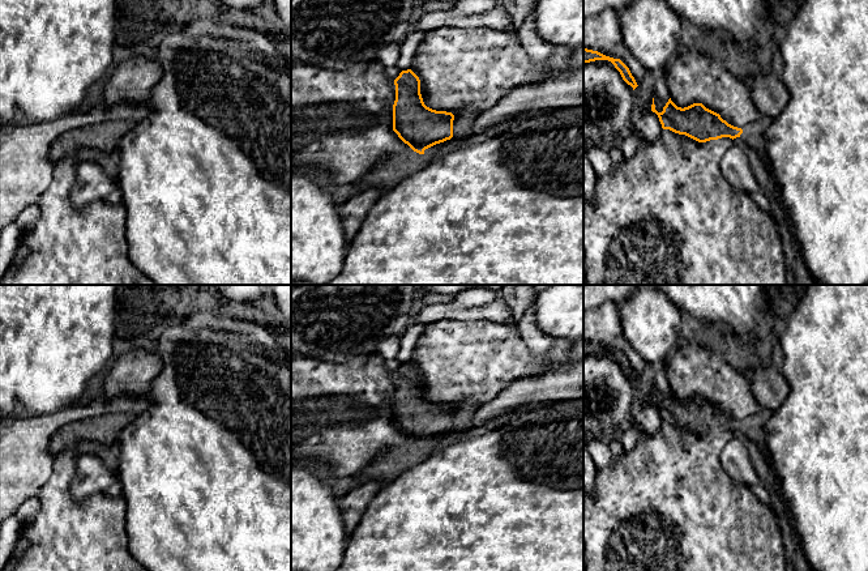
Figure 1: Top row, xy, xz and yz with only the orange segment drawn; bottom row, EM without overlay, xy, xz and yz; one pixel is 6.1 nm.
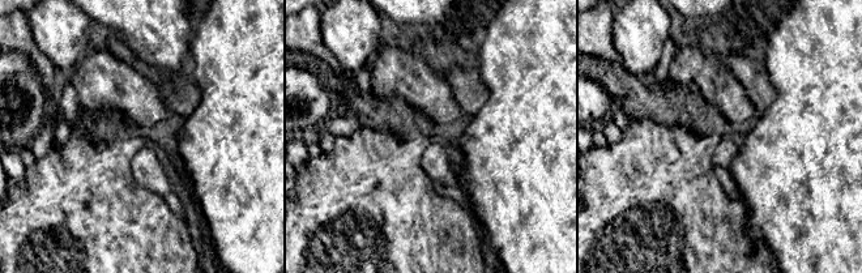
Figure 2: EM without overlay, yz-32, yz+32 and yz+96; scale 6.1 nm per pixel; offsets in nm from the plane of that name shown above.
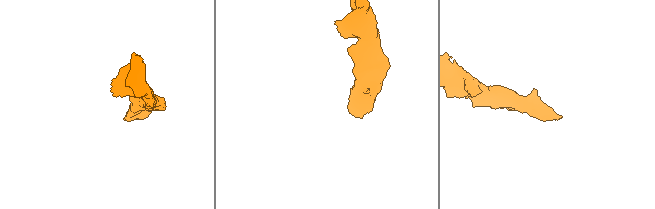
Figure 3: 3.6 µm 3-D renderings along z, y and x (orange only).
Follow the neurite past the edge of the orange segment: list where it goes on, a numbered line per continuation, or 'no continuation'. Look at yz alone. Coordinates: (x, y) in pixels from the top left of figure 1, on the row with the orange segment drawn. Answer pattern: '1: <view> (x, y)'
1: yz (753, 133)

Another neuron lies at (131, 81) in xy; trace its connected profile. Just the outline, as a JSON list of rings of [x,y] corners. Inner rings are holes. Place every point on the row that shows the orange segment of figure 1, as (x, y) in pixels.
[[[138,55],[120,63],[107,74],[103,105],[146,103],[162,74],[162,67],[153,56]]]

